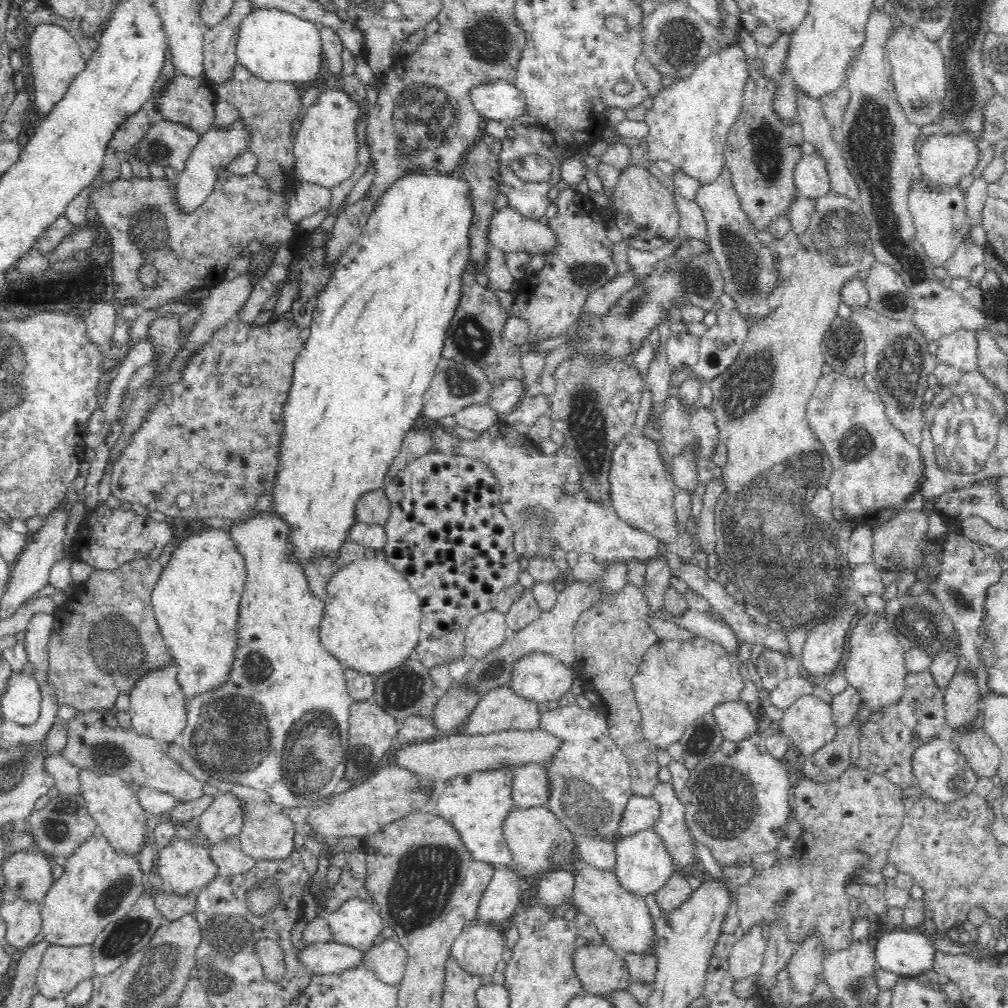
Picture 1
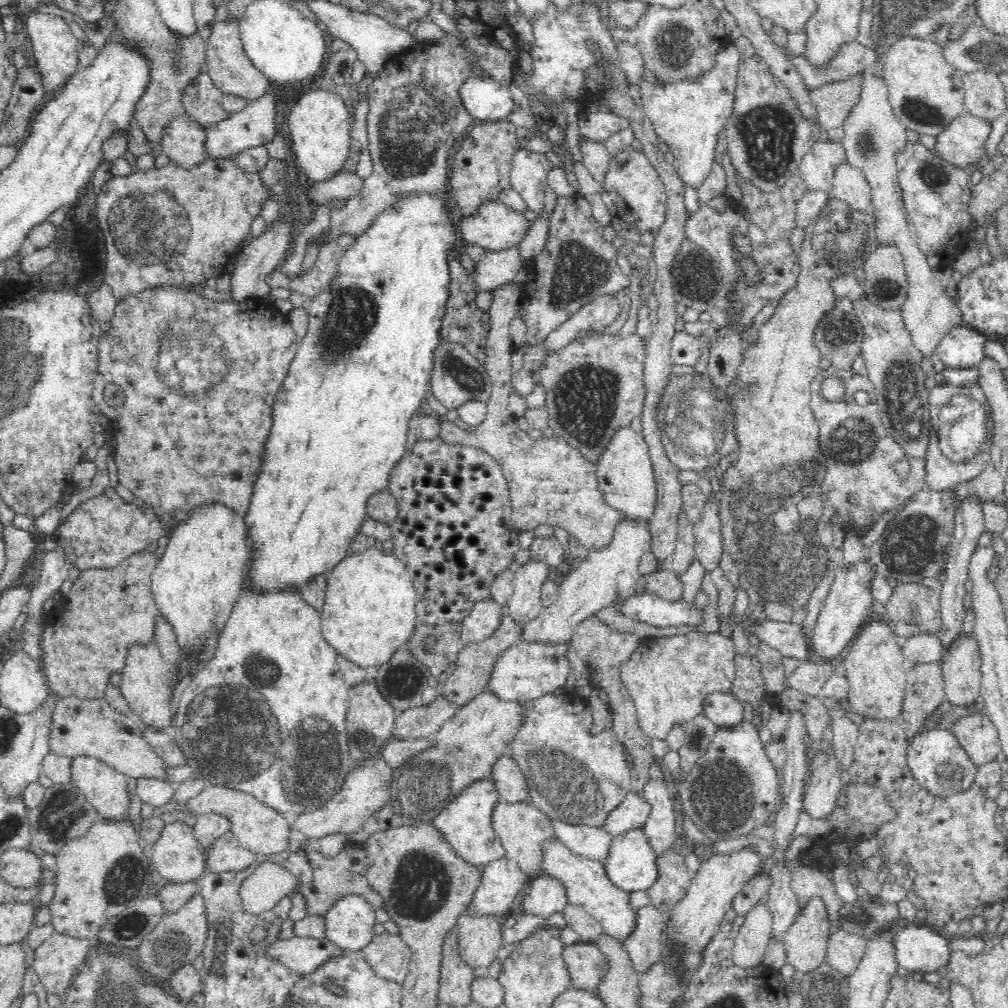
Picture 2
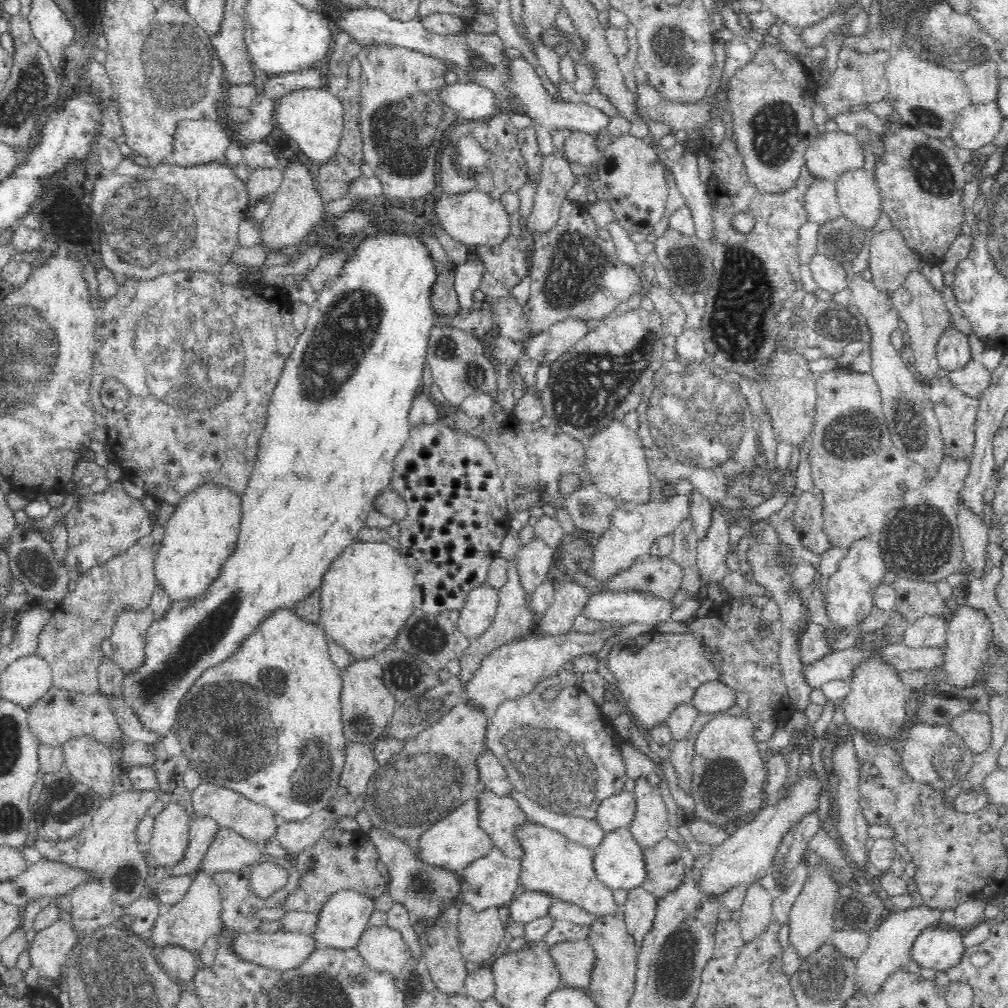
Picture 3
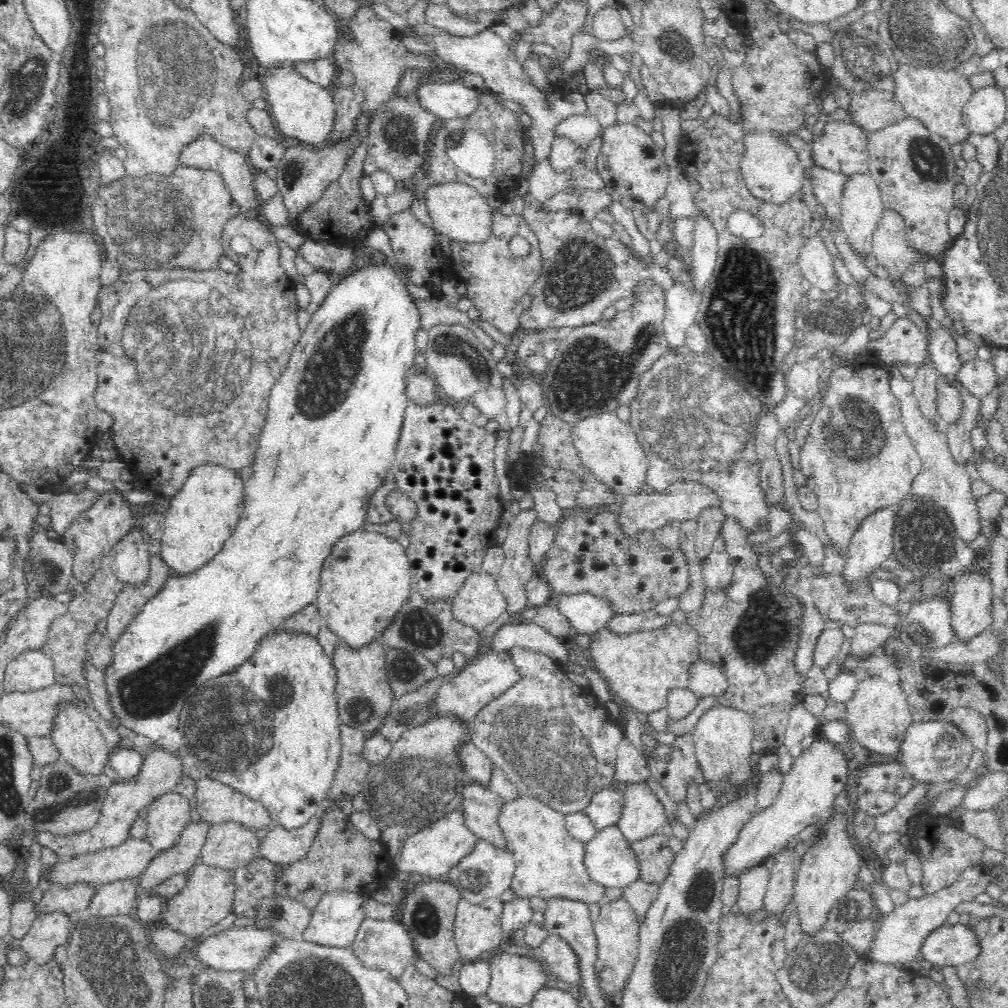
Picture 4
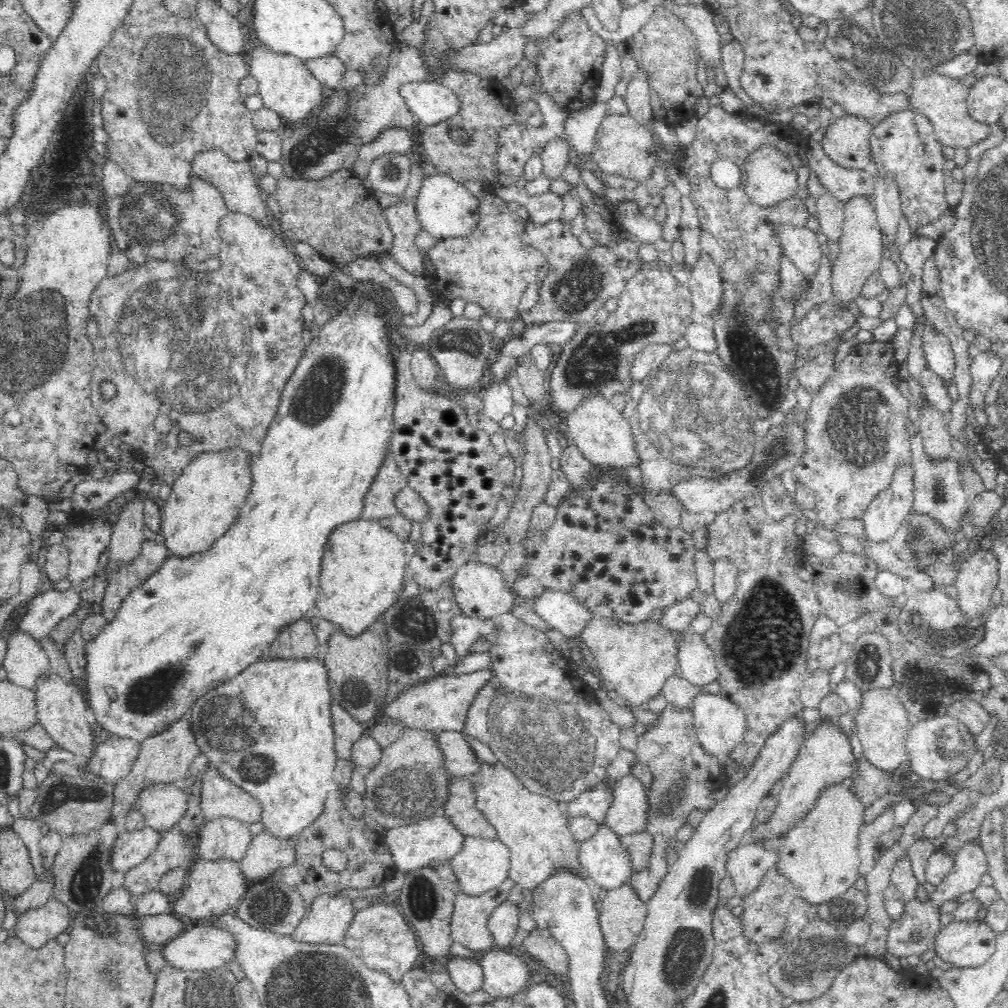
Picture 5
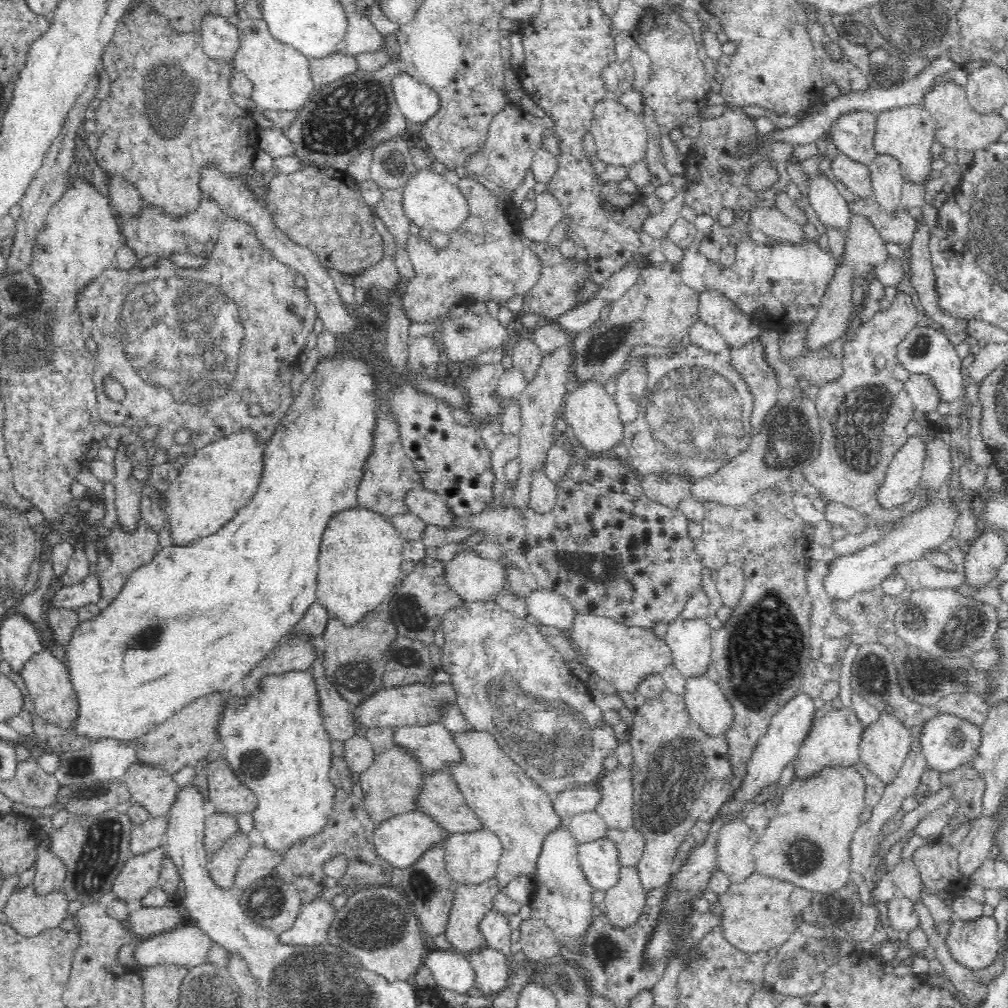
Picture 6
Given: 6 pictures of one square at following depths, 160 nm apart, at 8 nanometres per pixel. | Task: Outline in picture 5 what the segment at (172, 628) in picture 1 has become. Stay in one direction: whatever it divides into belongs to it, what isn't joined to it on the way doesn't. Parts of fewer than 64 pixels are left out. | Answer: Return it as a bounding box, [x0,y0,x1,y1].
[161,446,252,555]

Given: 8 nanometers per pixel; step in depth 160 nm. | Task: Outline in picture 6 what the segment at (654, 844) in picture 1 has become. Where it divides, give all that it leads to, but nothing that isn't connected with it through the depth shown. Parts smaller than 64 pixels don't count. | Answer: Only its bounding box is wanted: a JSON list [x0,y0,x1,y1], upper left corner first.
[577,837,625,892]

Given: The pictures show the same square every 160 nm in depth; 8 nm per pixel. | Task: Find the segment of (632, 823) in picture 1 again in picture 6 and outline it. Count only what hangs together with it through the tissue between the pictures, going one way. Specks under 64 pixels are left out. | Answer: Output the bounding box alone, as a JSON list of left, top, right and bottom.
[552,783,599,820]

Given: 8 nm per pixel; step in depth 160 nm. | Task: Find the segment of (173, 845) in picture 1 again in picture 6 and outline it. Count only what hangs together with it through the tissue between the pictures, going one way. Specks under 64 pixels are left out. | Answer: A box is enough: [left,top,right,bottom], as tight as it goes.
[119,758,180,817]

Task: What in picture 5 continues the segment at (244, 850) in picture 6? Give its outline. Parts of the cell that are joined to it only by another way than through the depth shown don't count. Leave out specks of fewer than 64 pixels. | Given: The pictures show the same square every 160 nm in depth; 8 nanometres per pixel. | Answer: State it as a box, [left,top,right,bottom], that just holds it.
[170,857,248,924]

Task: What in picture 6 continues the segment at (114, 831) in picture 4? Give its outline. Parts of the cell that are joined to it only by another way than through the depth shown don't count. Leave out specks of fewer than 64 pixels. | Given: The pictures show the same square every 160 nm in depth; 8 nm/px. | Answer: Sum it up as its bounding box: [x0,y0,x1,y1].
[135,690,230,774]

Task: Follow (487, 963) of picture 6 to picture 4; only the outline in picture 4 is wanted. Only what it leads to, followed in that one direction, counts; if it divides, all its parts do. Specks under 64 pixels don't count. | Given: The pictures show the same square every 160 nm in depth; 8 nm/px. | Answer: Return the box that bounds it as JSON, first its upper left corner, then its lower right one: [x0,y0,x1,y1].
[486,952,549,1006]

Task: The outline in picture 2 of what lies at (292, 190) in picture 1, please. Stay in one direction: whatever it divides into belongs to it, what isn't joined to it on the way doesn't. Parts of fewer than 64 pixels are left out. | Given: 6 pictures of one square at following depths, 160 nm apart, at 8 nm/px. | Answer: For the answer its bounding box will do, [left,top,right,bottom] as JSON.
[308,173,364,204]

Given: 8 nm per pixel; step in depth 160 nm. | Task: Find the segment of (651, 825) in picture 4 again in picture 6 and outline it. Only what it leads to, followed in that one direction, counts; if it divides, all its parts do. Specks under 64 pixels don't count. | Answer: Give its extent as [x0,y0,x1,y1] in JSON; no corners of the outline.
[595,763,632,831]

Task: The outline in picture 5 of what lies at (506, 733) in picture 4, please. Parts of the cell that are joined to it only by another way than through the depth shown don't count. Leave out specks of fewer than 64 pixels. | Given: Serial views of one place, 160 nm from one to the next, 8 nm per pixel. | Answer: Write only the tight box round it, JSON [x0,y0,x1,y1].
[447,610,622,805]

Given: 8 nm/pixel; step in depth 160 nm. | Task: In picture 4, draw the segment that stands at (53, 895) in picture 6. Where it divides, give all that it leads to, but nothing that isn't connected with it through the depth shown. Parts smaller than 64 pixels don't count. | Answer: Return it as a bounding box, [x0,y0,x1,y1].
[21,911,73,962]

